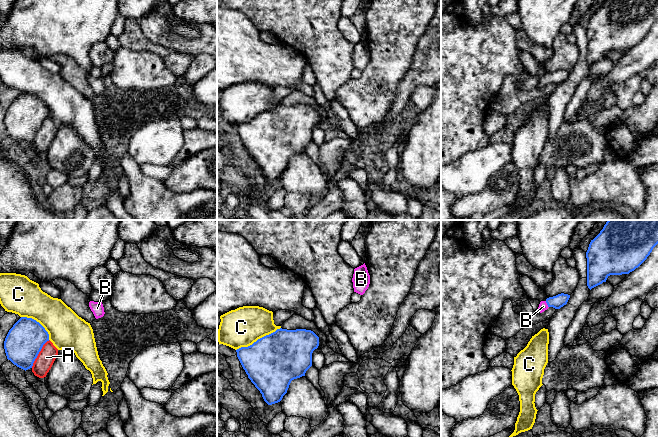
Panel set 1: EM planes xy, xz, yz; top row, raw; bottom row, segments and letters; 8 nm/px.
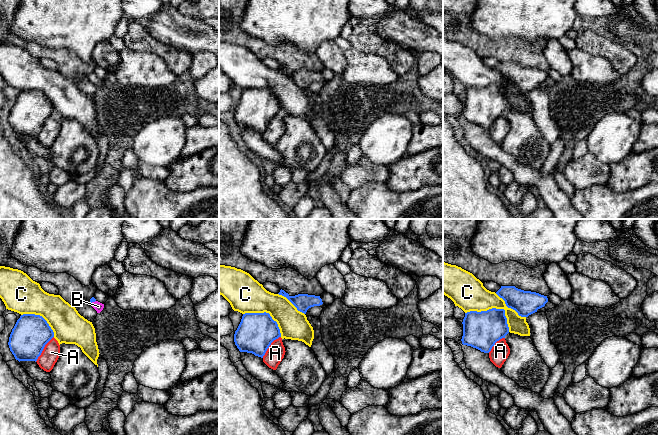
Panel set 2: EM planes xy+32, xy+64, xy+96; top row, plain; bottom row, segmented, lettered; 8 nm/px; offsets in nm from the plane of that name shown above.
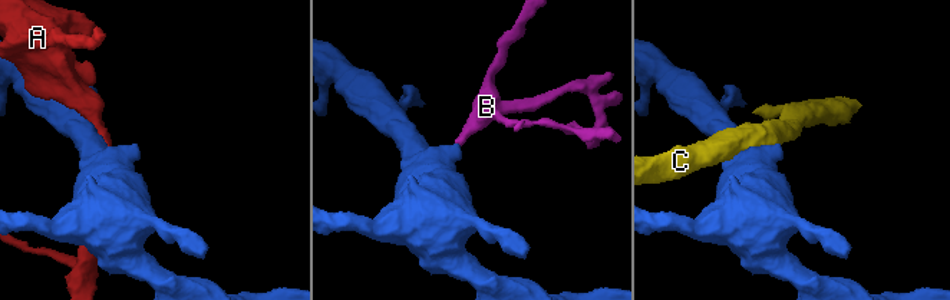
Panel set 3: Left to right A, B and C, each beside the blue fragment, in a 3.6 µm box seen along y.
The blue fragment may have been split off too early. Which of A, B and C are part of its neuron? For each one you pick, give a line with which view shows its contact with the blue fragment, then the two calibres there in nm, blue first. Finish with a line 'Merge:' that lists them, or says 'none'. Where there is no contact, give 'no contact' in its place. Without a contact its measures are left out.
B: meets blue in yz; 110 nm thick on the blue side, 70 nm on the other
Merge: B

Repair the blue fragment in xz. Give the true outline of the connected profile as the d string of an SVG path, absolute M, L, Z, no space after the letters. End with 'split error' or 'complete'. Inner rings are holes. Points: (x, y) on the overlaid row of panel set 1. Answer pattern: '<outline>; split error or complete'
M280 328L236 352L248 378L260 391L264 401L272 405L282 400L292 380L305 376L312 366L312 353L318 346L319 337L311 330Z; complete

